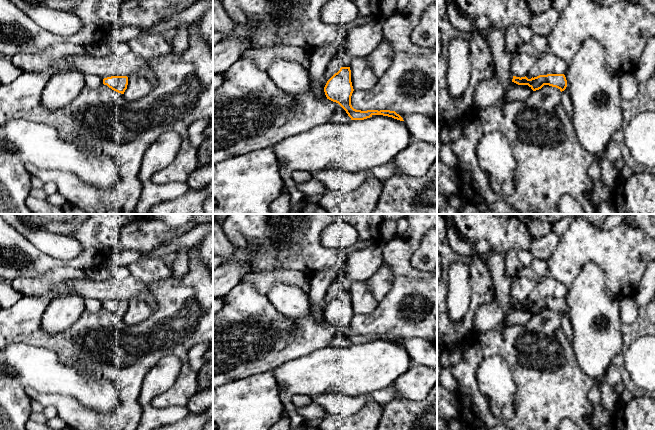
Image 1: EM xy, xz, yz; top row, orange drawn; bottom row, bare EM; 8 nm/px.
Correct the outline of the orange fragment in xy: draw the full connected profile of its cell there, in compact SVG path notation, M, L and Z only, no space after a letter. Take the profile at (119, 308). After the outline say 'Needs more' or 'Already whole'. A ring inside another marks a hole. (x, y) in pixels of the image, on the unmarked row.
M111 300L103 303L103 308L107 309L112 314L124 318L128 309L127 300Z. Already whole

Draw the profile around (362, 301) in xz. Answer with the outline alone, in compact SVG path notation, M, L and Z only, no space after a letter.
M355 281L350 286L351 306L354 314L369 314L378 304L368 289L366 281Z

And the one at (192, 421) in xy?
M213 404L203 413L189 413L185 418L154 430L203 430L208 421L213 422Z

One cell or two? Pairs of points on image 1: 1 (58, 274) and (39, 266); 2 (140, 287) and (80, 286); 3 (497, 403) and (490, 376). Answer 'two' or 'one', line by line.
1: two
2: one
3: one

